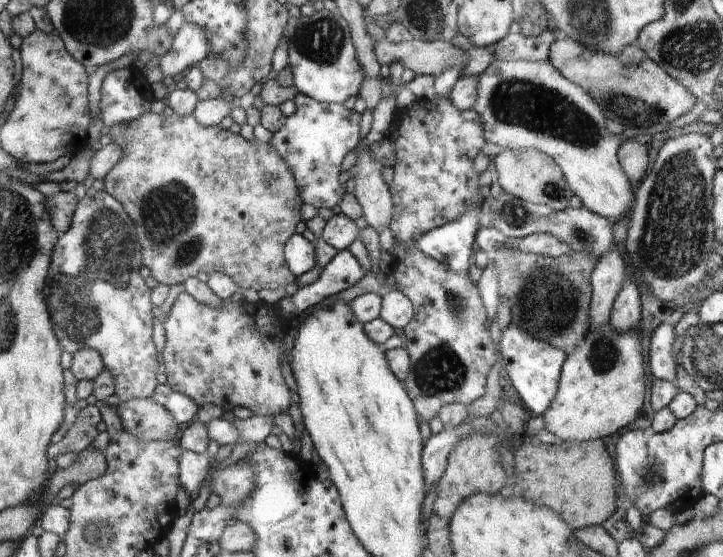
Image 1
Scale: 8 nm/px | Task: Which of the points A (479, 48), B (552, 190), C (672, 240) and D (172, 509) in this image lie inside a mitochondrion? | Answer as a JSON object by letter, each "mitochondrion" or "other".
{"A":"other","B":"mitochondrion","C":"mitochondrion","D":"other"}

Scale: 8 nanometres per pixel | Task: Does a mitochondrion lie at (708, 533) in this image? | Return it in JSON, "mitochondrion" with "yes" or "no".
{"mitochondrion":"no"}

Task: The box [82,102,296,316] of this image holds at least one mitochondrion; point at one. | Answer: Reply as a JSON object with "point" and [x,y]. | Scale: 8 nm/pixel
{"point":[168,214]}

